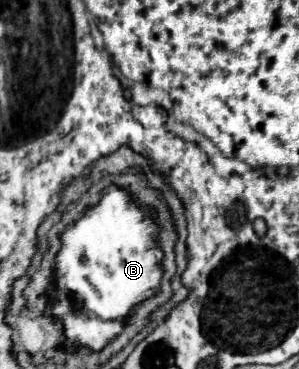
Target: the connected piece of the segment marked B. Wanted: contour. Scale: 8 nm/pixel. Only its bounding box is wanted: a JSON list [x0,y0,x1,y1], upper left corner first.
[46,184,160,351]

